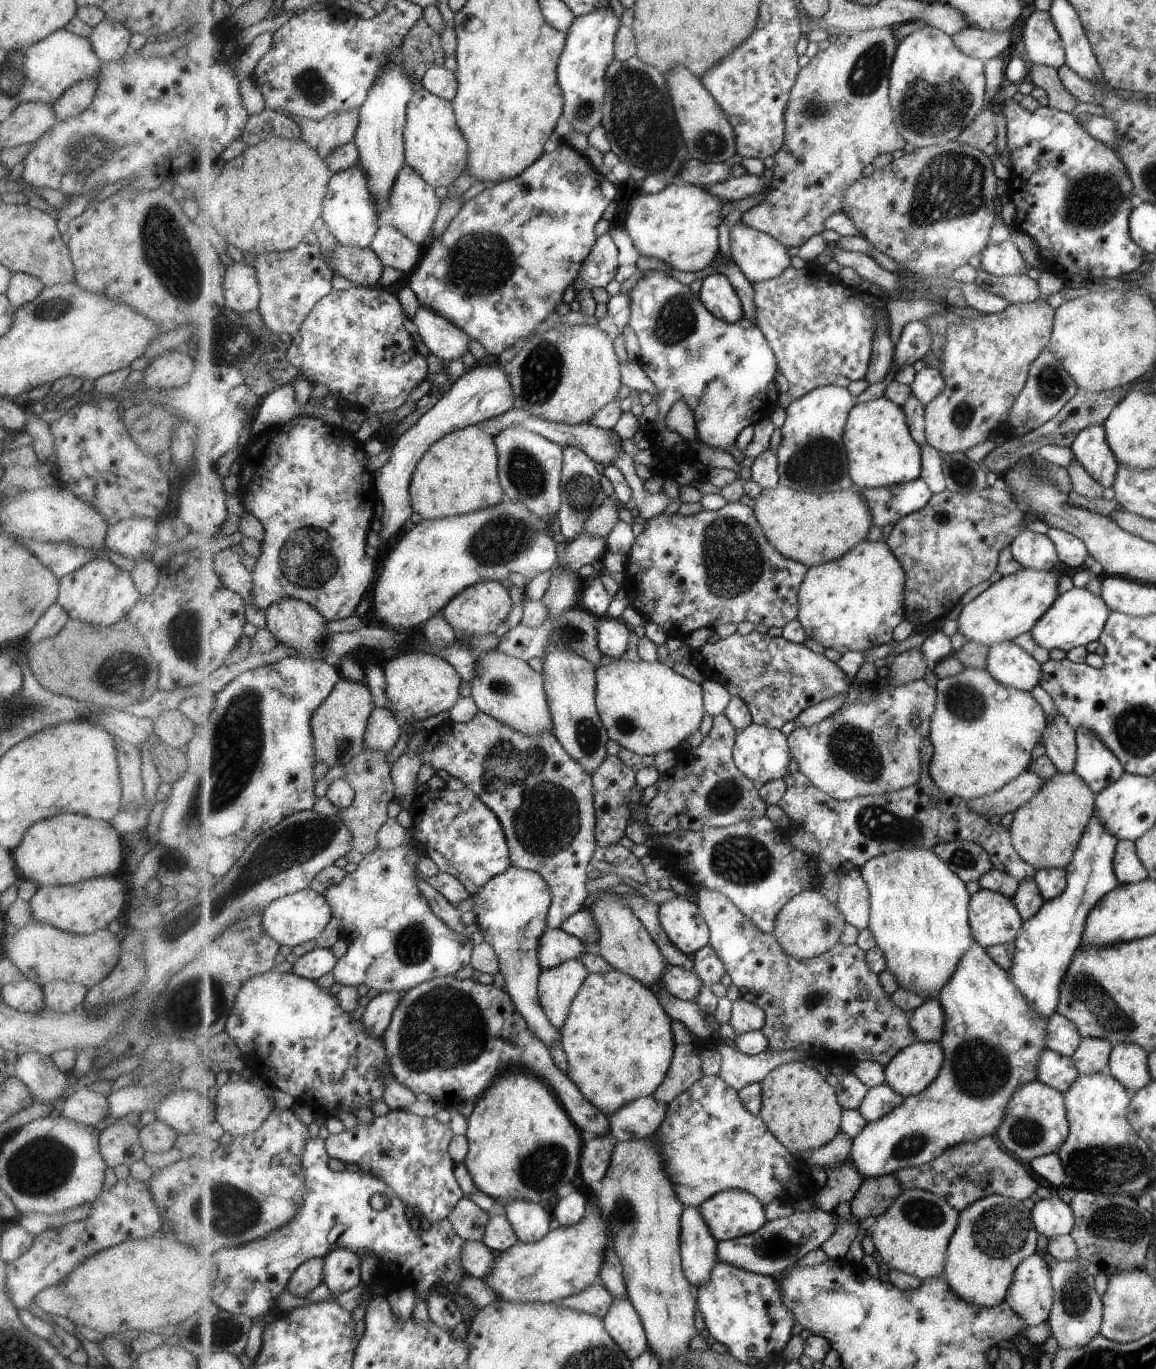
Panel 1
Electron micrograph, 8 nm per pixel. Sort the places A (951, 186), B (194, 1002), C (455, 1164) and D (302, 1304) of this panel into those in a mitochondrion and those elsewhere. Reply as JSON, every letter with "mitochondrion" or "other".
{"A":"mitochondrion","B":"mitochondrion","C":"other","D":"other"}

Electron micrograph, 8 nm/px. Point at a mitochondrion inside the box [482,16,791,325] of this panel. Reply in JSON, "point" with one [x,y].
{"point":[642,123]}

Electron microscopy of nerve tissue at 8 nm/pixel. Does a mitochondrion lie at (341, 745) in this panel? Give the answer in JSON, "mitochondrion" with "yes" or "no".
{"mitochondrion":"yes"}

